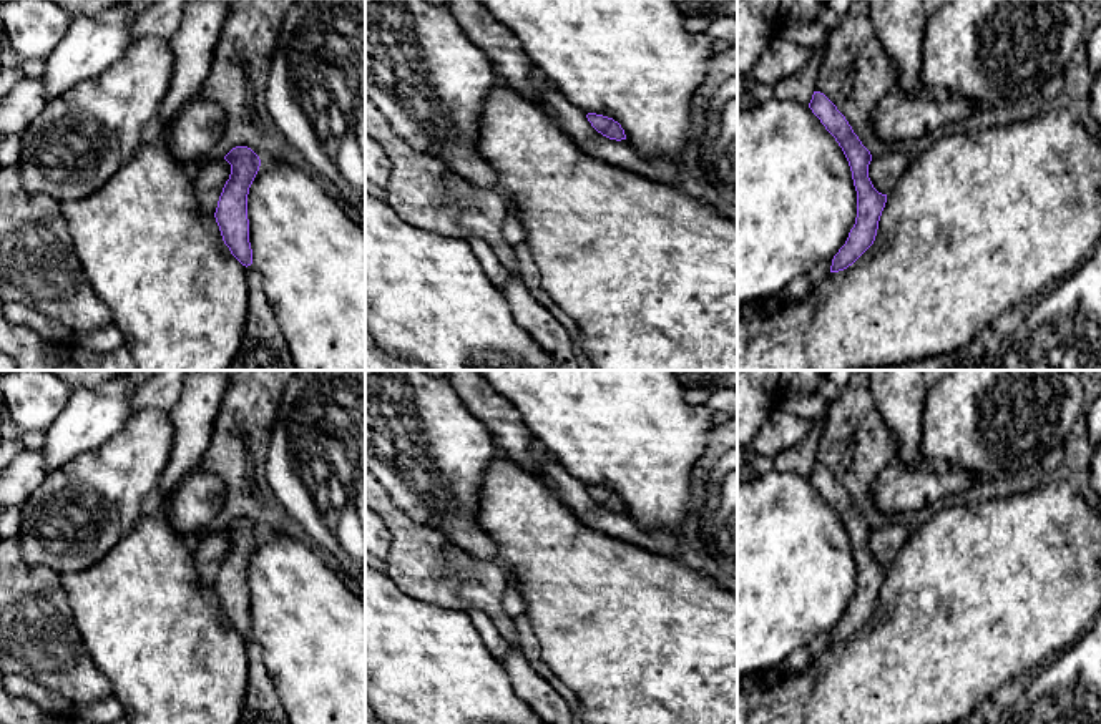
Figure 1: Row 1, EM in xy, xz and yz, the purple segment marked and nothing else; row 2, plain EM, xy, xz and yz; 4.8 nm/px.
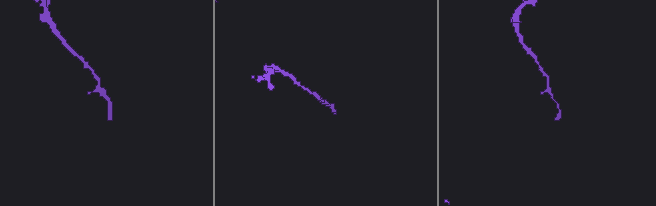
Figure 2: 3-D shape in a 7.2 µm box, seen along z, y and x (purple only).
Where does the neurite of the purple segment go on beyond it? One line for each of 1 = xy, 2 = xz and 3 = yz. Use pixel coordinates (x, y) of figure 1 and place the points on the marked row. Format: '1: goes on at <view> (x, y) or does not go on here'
1: goes on at xy (263, 347)
2: does not go on here
3: does not go on here

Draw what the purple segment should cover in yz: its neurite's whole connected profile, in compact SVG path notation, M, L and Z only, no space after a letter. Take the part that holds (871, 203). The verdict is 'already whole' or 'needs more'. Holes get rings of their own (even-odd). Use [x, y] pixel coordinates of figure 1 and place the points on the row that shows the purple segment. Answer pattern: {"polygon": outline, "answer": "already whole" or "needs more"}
{"polygon": "M814 91L809 108L842 148L857 191L855 224L830 266L830 272L839 272L852 266L873 244L887 194L873 188L869 178L872 154L837 106L824 93Z", "answer": "already whole"}

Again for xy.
{"polygon": "M247 146L232 148L224 159L231 164L214 213L224 244L246 267L249 309L239 350L226 370L297 370L264 291L262 274L252 264L249 242L247 194L261 159Z", "answer": "needs more"}

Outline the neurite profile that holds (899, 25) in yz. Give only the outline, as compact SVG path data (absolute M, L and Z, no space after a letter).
M869 0L875 35L893 61L902 91L917 88L925 38L923 0Z

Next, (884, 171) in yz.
M887 151L882 156L873 156L869 164L869 178L873 188L888 196L912 161L912 156L900 151Z

